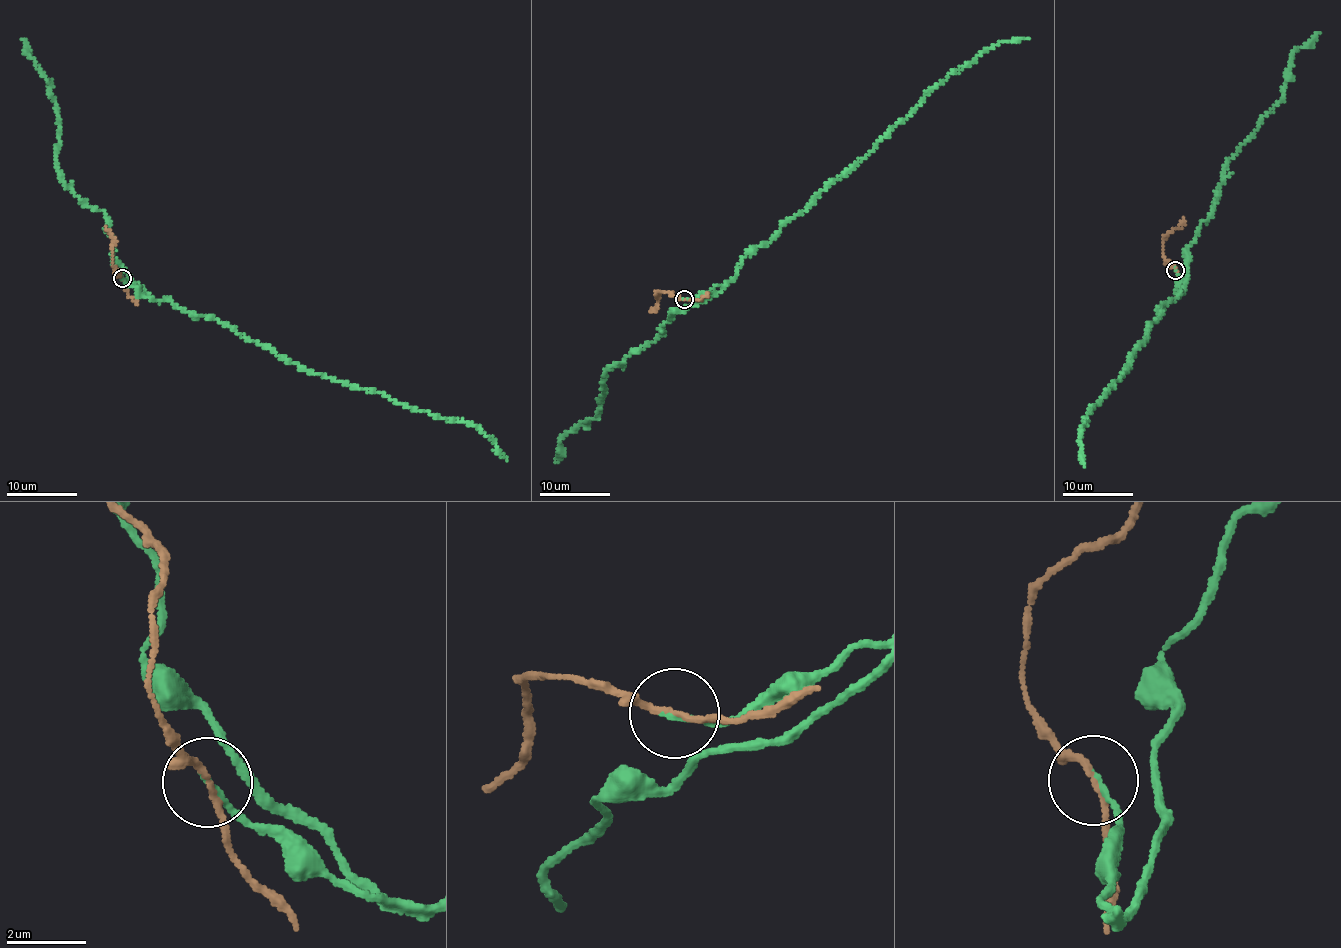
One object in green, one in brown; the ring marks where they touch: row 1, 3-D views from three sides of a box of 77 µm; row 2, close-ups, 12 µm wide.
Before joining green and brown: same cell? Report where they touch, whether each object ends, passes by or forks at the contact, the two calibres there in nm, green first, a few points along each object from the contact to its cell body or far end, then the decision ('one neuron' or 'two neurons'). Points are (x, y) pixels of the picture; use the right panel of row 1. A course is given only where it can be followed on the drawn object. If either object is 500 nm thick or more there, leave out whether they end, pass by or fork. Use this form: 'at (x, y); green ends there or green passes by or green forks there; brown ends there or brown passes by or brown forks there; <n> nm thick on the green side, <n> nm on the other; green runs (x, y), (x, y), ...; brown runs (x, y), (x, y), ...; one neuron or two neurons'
at (1175, 270); green ends there; brown passes by; 150 nm thick on the green side, 140 nm on the other; green runs (1175, 270), (1181, 278), (1177, 293), (1181, 293), (1163, 301), (1120, 380), (1088, 412), (1081, 448), (1086, 468); brown runs (1175, 270), (1163, 252), (1164, 236), (1183, 218); two neurons

